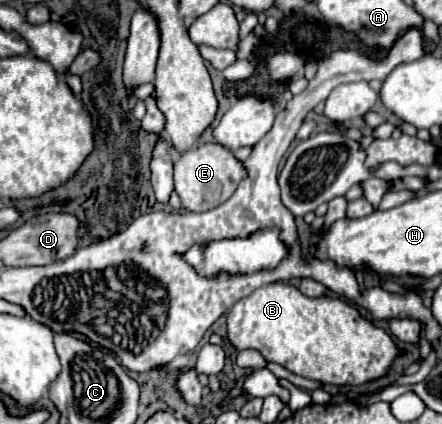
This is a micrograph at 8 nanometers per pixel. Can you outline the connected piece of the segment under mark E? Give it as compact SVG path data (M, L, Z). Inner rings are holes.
M220 144L196 146L182 154L174 164L174 188L182 198L182 206L192 212L206 212L226 202L246 176L248 170L244 162L240 162L230 148Z

